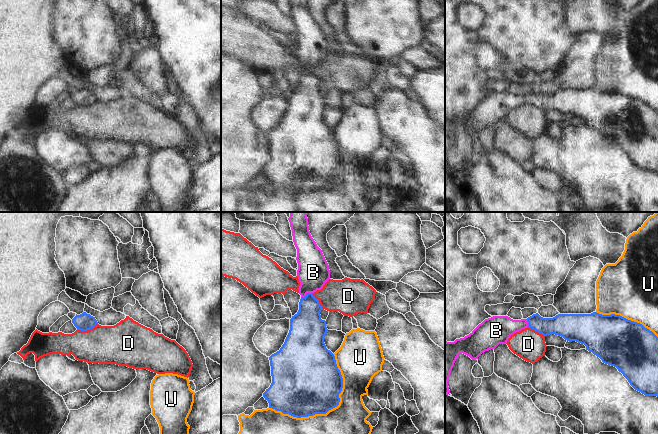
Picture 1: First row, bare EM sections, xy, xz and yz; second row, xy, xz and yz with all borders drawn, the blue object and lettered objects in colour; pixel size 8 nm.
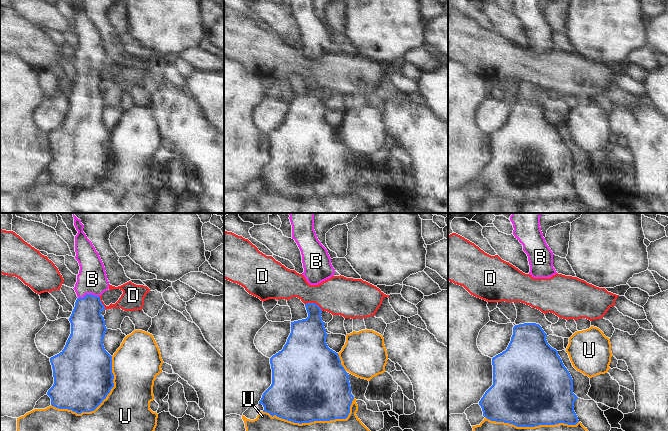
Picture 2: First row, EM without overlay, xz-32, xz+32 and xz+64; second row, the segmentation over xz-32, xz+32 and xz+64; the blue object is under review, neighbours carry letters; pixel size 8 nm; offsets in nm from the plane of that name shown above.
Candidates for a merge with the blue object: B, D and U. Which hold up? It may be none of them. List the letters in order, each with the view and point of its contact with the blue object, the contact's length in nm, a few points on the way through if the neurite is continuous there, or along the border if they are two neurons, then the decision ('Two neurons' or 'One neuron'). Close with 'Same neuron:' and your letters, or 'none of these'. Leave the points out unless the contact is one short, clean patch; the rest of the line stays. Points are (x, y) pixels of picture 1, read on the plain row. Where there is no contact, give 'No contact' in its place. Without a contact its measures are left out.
B: Touches blue at xz (306, 70). Shared border 100 nm. Path across: xz (307, 101), (306, 70), (306, 64), (313, 48). One neuron
D: Touches blue at xy (87, 105). Shared border 180 nm. Boundary: xy (97, 99), (89, 105), (77, 106). Two neurons
U: Touches blue at xz (328, 186). Shared border 700 nm. Two neurons
Same neuron: B

